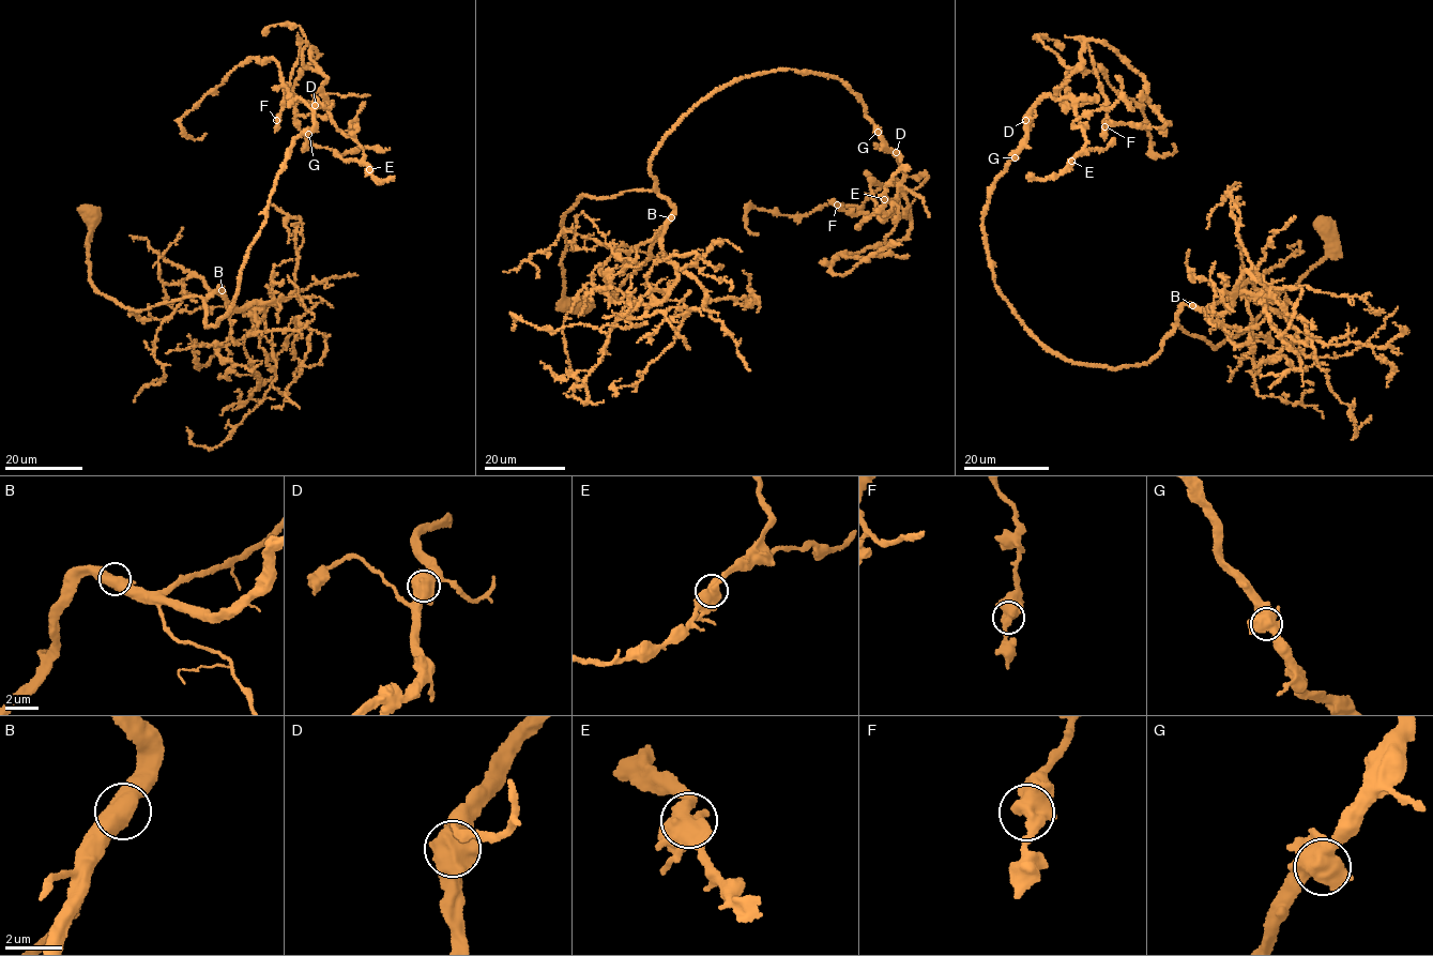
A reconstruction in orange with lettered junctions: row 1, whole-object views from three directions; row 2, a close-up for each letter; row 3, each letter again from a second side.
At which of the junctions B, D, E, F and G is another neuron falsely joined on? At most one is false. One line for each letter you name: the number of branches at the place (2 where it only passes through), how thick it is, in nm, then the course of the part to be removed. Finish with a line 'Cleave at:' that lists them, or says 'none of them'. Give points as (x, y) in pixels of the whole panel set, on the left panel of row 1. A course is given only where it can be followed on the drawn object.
Cleave at: none of them

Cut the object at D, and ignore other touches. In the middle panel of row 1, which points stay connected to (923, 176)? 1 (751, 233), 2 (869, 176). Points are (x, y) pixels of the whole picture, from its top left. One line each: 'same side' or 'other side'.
1: same side
2: same side

